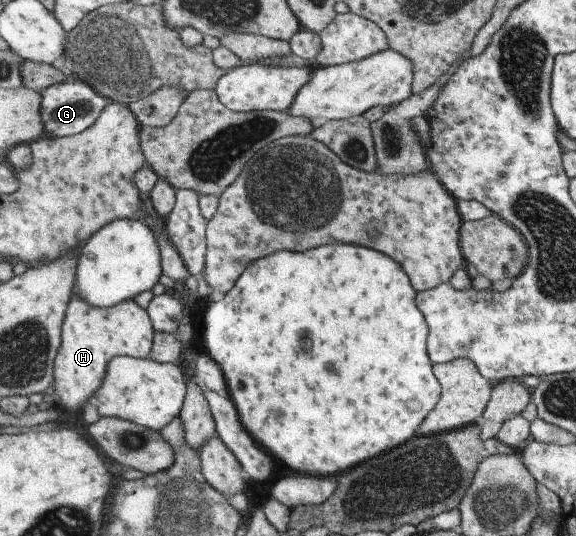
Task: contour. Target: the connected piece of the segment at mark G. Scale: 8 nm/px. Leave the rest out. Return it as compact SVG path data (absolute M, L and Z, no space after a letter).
M71 75L66 82L49 86L43 92L43 121L47 136L67 137L83 133L99 120L103 110L112 102L85 78Z

